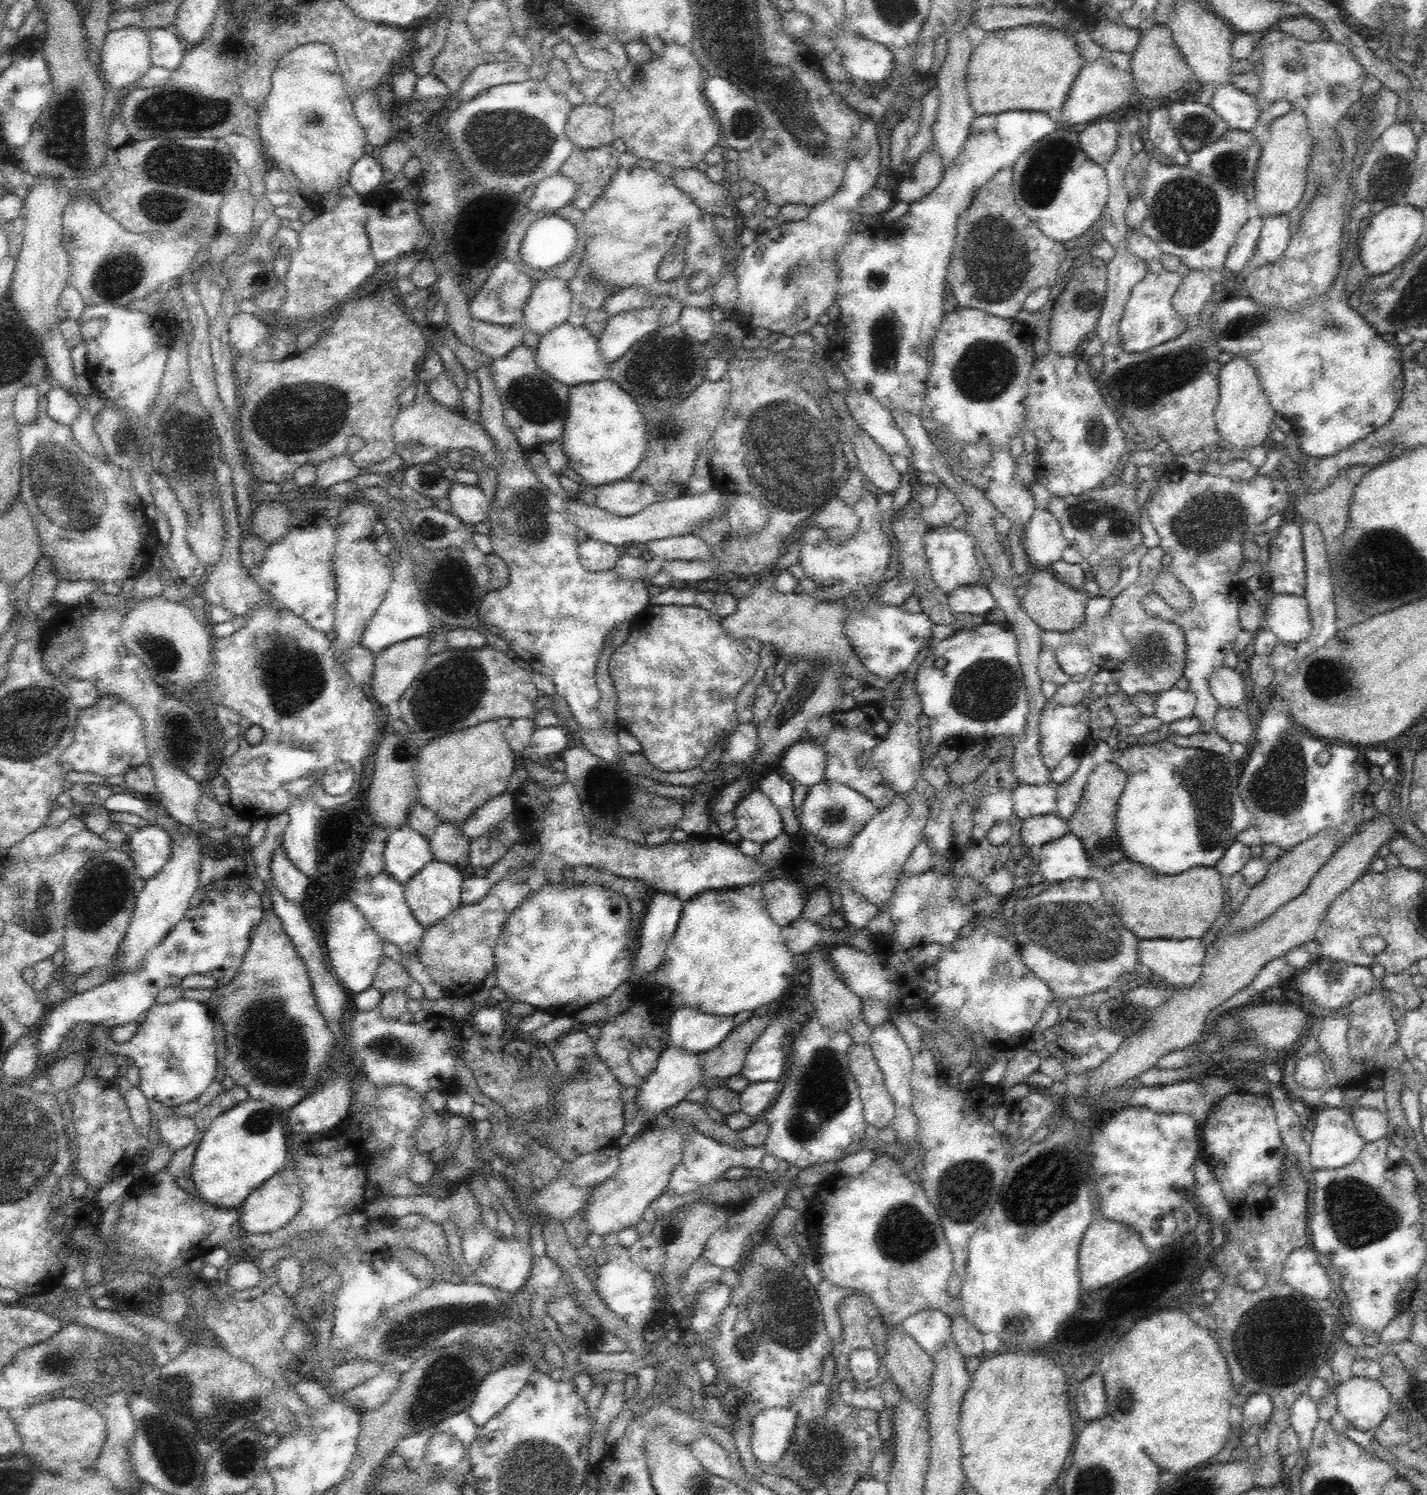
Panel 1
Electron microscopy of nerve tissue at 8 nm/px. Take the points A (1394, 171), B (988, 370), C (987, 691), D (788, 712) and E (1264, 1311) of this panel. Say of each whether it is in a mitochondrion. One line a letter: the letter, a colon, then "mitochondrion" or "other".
A: mitochondrion
B: mitochondrion
C: mitochondrion
D: mitochondrion
E: mitochondrion

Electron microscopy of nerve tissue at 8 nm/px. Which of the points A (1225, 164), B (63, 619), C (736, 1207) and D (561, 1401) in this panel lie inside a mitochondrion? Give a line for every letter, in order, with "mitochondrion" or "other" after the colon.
A: mitochondrion
B: other
C: other
D: other

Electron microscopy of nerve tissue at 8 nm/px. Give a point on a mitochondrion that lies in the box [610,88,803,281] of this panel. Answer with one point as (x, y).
(746, 122)

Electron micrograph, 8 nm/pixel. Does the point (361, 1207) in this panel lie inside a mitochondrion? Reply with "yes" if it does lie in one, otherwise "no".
no

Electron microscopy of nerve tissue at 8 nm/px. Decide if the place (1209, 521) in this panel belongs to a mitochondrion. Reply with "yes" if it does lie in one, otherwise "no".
yes

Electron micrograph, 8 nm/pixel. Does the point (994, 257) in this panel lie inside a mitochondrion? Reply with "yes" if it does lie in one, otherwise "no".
yes

